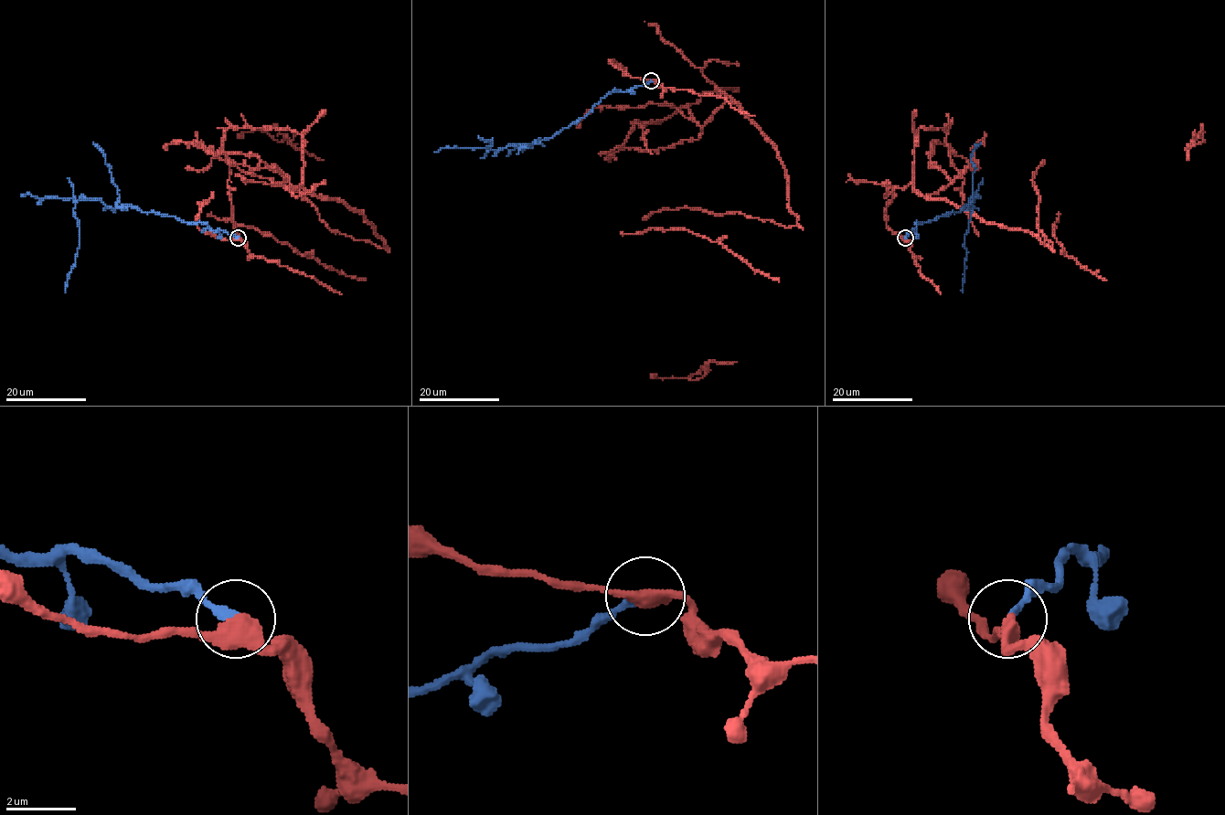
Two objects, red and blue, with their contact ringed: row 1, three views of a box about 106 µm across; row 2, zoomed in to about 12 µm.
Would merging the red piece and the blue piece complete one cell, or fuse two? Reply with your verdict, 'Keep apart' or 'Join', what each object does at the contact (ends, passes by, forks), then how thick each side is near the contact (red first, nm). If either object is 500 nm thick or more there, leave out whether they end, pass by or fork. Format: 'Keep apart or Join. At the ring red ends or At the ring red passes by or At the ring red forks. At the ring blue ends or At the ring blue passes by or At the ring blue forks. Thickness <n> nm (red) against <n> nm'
Keep apart. At the ring red passes by. At the ring blue ends. Thickness 440 nm (red) against 220 nm

